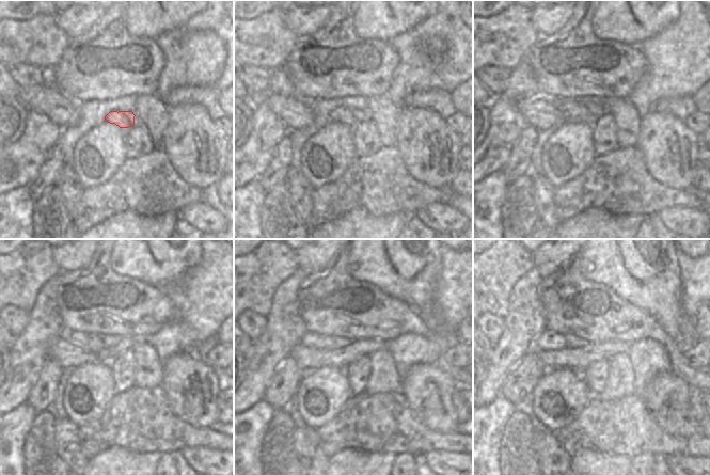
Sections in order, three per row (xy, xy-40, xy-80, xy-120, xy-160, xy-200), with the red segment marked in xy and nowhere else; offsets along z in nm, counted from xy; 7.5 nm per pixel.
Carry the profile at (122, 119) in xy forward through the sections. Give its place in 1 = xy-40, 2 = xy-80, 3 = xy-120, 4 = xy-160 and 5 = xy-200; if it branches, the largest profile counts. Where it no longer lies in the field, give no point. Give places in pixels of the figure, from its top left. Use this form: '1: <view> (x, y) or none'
1: xy-40 (350, 116)
2: xy-80 (572, 111)
3: xy-120 (90, 343)
4: xy-160 (311, 339)
5: xy-200 (548, 339)

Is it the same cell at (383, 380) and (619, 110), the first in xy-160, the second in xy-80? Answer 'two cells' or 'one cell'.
one cell

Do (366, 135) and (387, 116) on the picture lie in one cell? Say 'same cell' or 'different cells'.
different cells

